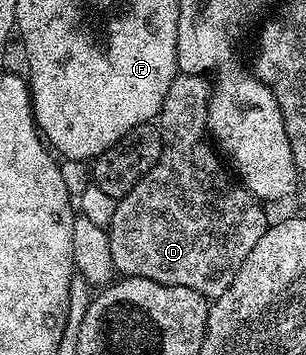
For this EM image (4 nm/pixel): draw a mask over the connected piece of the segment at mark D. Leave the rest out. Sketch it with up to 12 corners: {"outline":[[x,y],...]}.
{"outline":[[179,74],[156,166],[115,203],[115,271],[213,300],[269,228]]}

